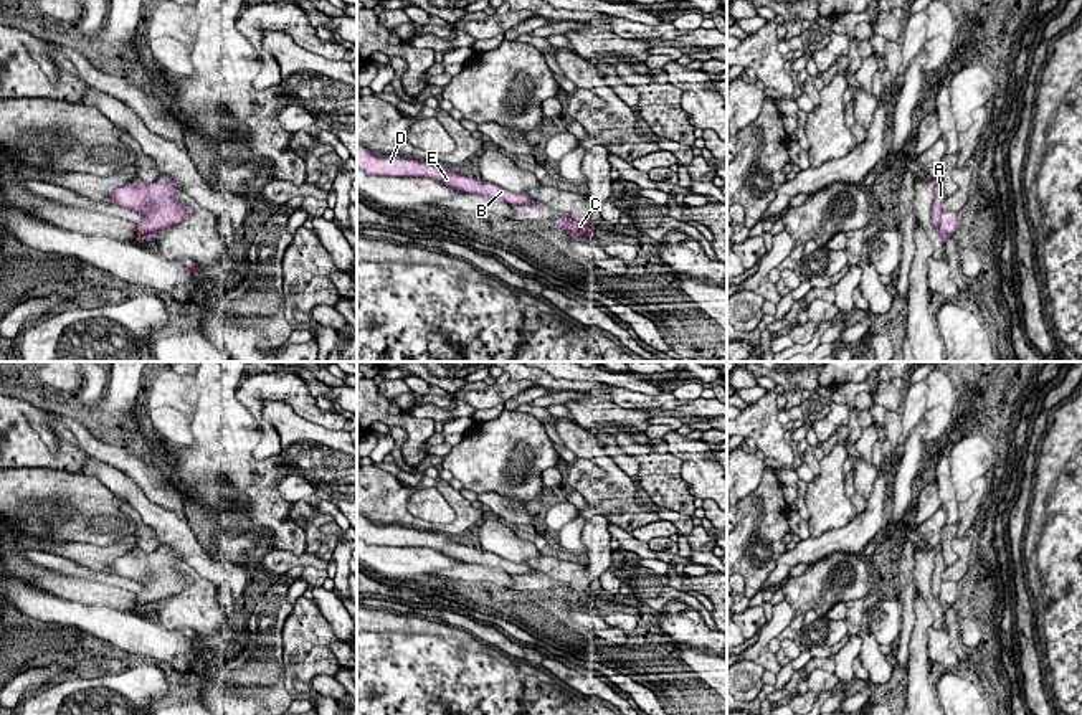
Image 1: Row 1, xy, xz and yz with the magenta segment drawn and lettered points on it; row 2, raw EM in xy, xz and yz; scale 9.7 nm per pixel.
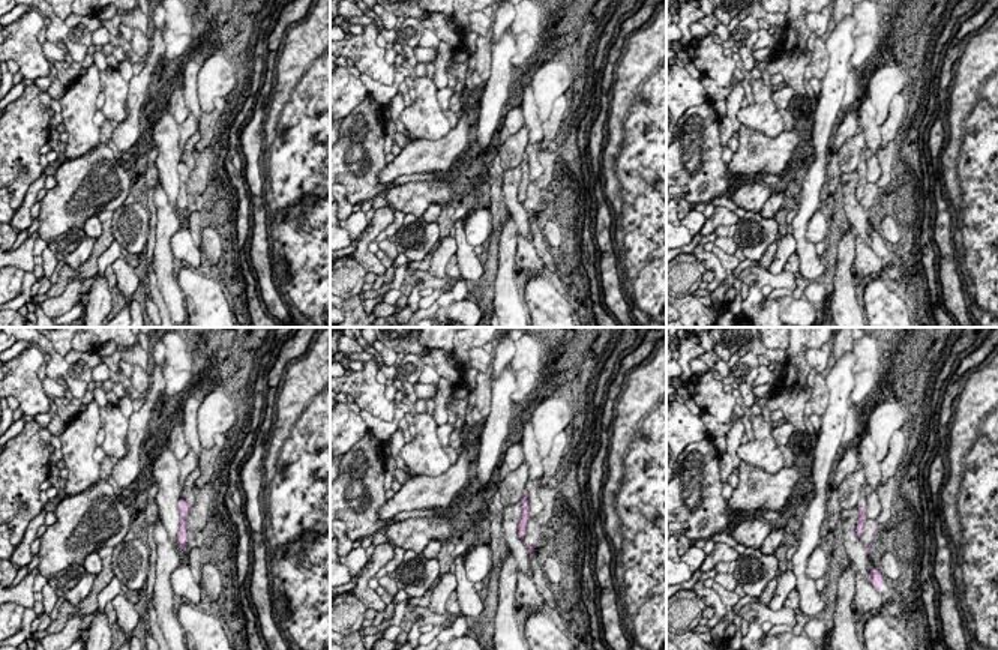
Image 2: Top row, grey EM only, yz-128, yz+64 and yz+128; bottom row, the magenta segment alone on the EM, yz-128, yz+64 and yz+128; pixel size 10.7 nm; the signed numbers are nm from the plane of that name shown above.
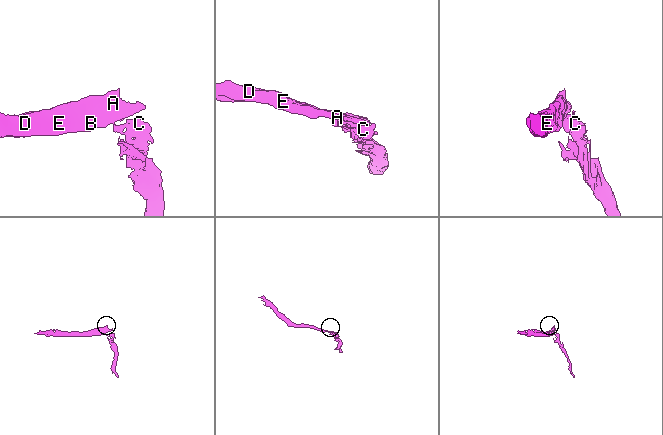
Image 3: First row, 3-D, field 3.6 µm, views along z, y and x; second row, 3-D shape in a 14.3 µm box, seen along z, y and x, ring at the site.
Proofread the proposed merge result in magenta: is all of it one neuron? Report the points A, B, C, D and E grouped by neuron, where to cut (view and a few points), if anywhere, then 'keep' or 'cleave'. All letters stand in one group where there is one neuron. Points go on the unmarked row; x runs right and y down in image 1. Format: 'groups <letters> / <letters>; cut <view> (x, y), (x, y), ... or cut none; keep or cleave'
groups A B D E / C; cut yz (942, 591), (937, 596); cleave

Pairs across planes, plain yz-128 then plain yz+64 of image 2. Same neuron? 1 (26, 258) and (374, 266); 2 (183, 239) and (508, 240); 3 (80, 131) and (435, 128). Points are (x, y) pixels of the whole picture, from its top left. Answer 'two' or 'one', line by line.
1: one
2: two
3: one

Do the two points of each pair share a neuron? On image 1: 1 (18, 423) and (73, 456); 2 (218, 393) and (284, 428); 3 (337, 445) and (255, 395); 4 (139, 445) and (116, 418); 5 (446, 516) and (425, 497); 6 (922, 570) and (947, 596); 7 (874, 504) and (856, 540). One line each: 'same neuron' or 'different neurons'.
1: same neuron
2: different neurons
3: different neurons
4: different neurons
5: same neuron
6: different neurons
7: same neuron

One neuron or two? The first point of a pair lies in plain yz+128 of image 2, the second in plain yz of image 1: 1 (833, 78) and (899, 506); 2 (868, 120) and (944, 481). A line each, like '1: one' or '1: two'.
1: one
2: one

